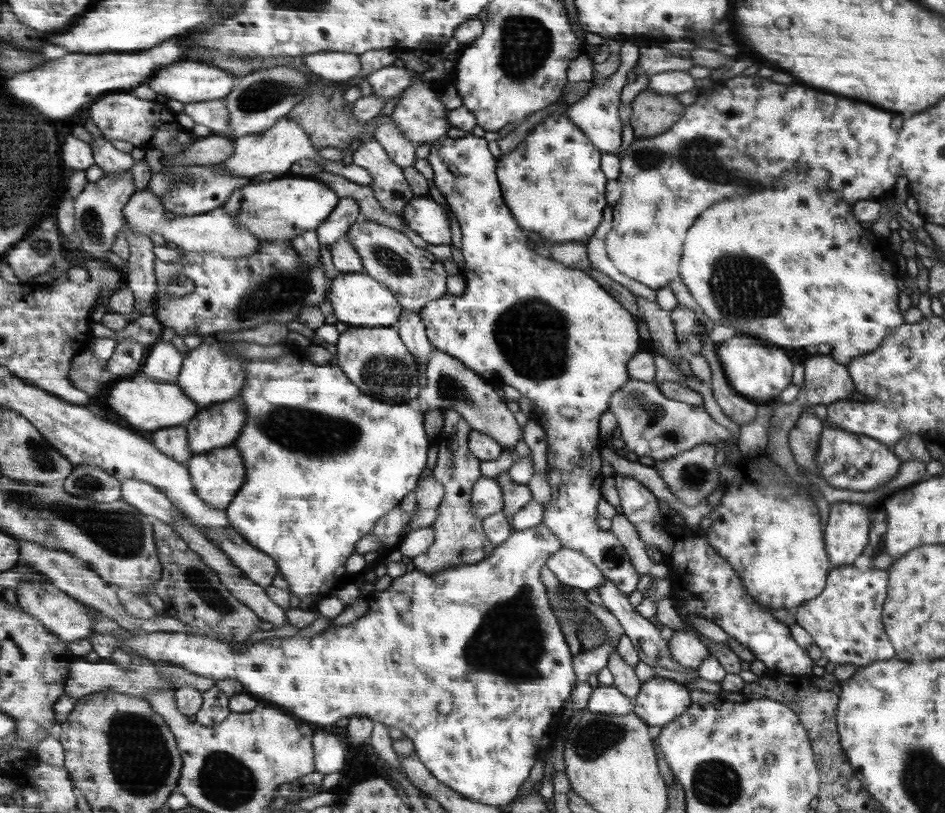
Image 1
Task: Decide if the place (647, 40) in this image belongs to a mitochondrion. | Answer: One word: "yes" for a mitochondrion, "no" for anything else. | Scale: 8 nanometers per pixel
no

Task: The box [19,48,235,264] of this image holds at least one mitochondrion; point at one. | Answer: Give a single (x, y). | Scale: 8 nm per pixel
(92, 221)

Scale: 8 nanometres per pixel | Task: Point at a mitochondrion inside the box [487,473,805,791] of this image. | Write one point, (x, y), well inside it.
(590, 743)

